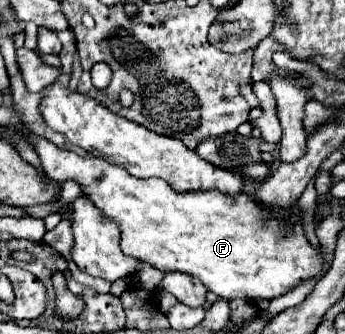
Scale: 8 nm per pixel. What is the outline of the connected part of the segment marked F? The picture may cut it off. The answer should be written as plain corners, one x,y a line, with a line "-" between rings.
30,133
30,143
40,157
44,173
50,179
60,181
60,183
68,179
78,181
84,195
88,195
90,201
106,217
120,223
122,251
126,255
146,261
160,271
184,271
188,275
198,277
206,285
206,289
216,293
218,297
224,297
224,299
242,297
248,301
280,297
292,291
294,287
322,275
324,251
322,247
312,249
312,245
308,243
304,227
302,227
302,211
298,203
290,207
274,209
274,207
262,205
250,193
226,195
216,189
178,193
162,179
136,179
130,173
126,173
122,167
112,165
94,155
80,157
72,151
58,149
54,143
50,143
48,139
40,135

